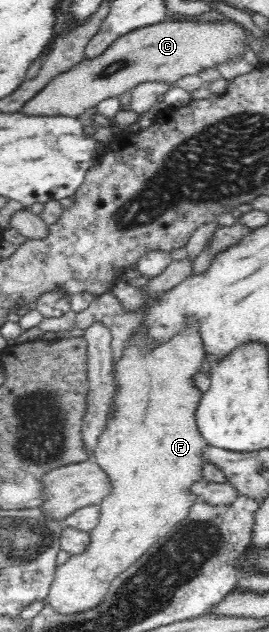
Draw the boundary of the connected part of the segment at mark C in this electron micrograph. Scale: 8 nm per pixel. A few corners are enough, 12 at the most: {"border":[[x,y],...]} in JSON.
{"border":[[153,23],[54,77],[35,116],[86,115],[145,81],[243,60],[249,31]]}

